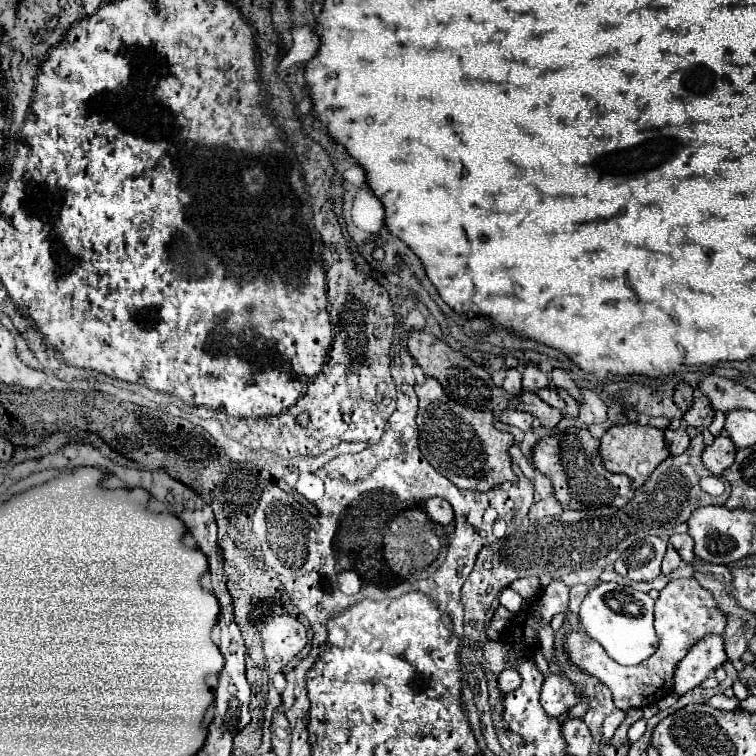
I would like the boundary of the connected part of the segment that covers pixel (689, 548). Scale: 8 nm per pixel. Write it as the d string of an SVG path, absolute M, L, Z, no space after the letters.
M673 534L669 538L669 542L677 548L677 552L683 558L683 562L693 562L695 560L695 554L693 554L693 538L689 534Z

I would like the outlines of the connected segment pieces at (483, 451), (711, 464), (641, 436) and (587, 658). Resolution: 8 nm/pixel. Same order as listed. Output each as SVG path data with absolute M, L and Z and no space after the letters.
M425 378L425 384L417 384L415 394L419 398L419 448L435 470L455 486L465 486L467 490L489 490L503 482L517 482L509 456L515 440L511 434L499 432L493 426L491 412L471 410L453 402L435 378Z
M719 436L719 438L715 438L715 442L711 446L707 446L703 450L703 464L713 474L721 476L721 472L727 470L735 462L735 454L737 454L735 444L729 438Z
M633 422L623 426L611 426L599 442L599 456L605 470L615 474L627 474L633 480L633 488L641 488L651 472L669 456L669 450L663 442L663 430Z
M681 578L669 582L657 602L655 602L655 628L659 634L659 646L653 656L637 666L621 666L609 658L599 642L589 638L585 632L571 632L567 636L567 648L573 664L587 670L591 676L599 678L613 694L613 702L619 710L643 708L653 702L663 700L673 692L673 672L675 666L683 660L689 648L709 634L723 634L727 624L725 614L719 610L713 594L705 590L695 578Z

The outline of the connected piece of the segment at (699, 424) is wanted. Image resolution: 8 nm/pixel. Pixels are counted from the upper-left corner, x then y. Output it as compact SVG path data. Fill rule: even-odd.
M699 394L699 396L695 396L695 402L689 408L689 412L683 416L683 420L685 420L685 424L695 426L695 428L707 428L713 420L713 414L715 414L715 410L713 410L709 398Z

